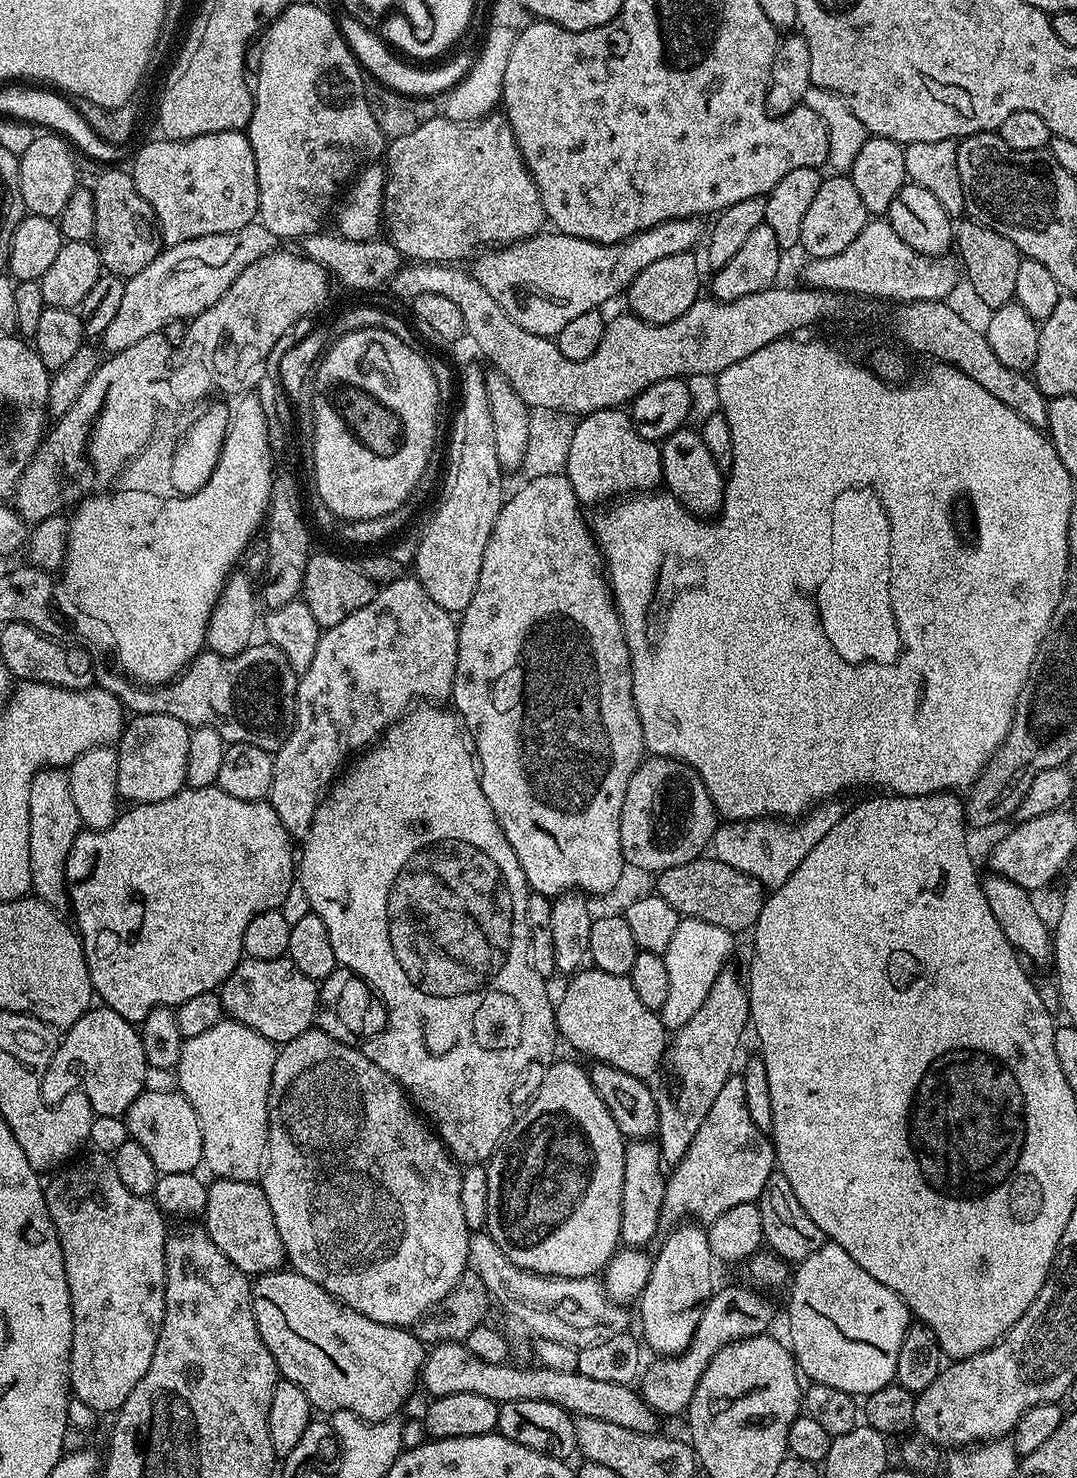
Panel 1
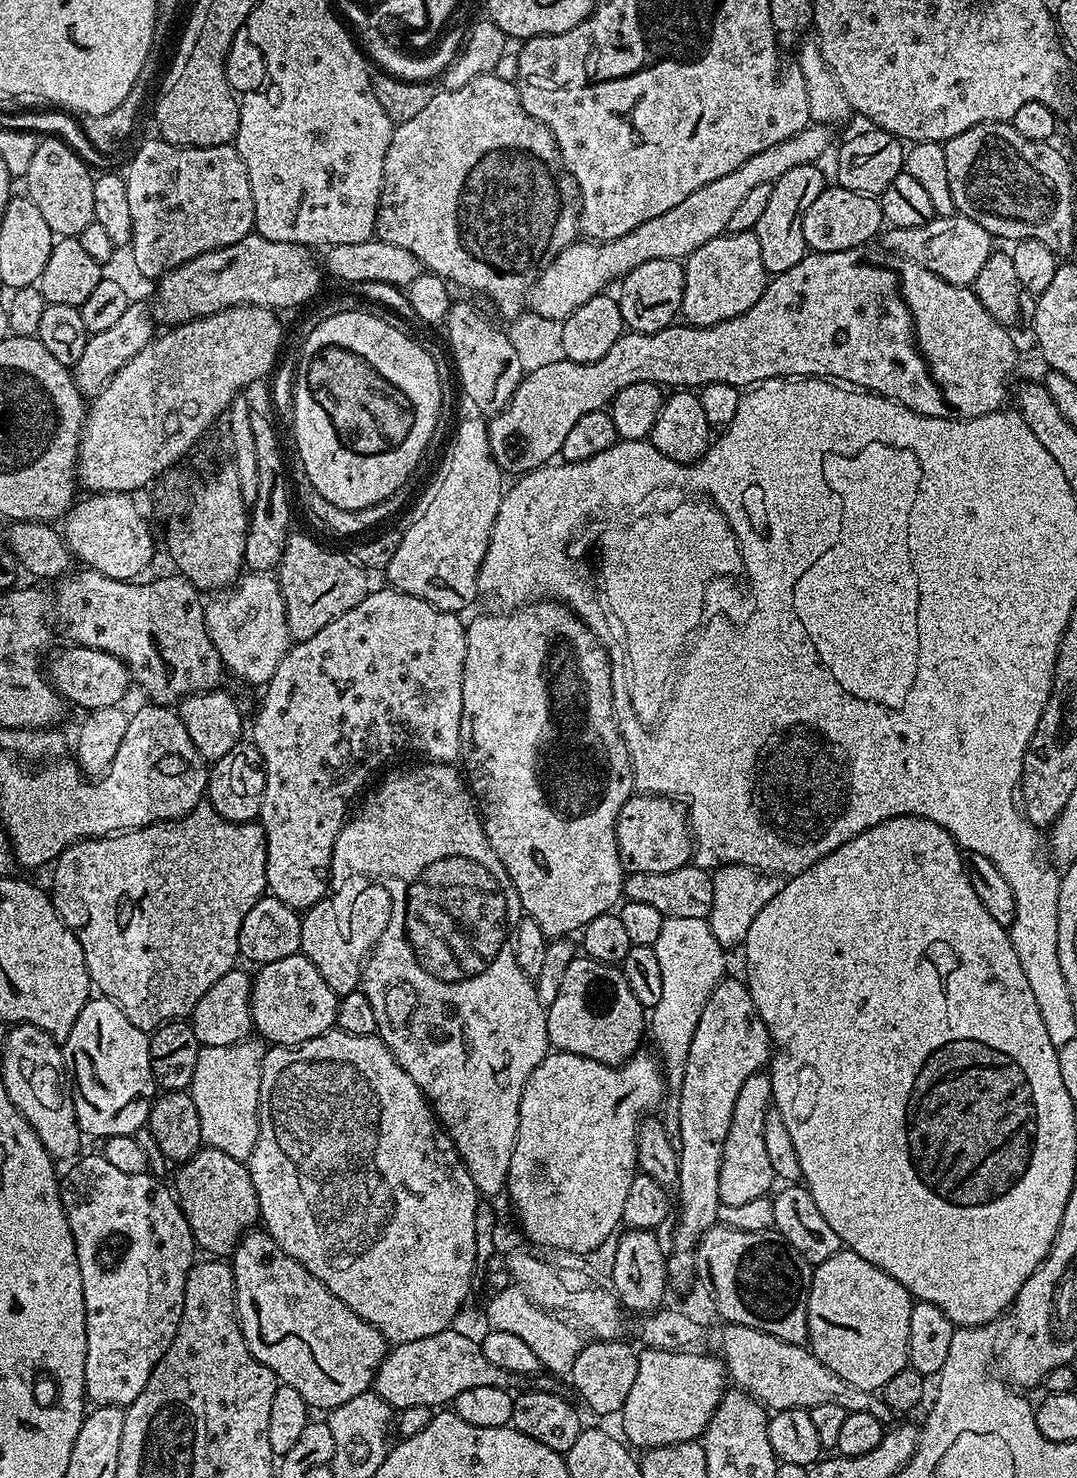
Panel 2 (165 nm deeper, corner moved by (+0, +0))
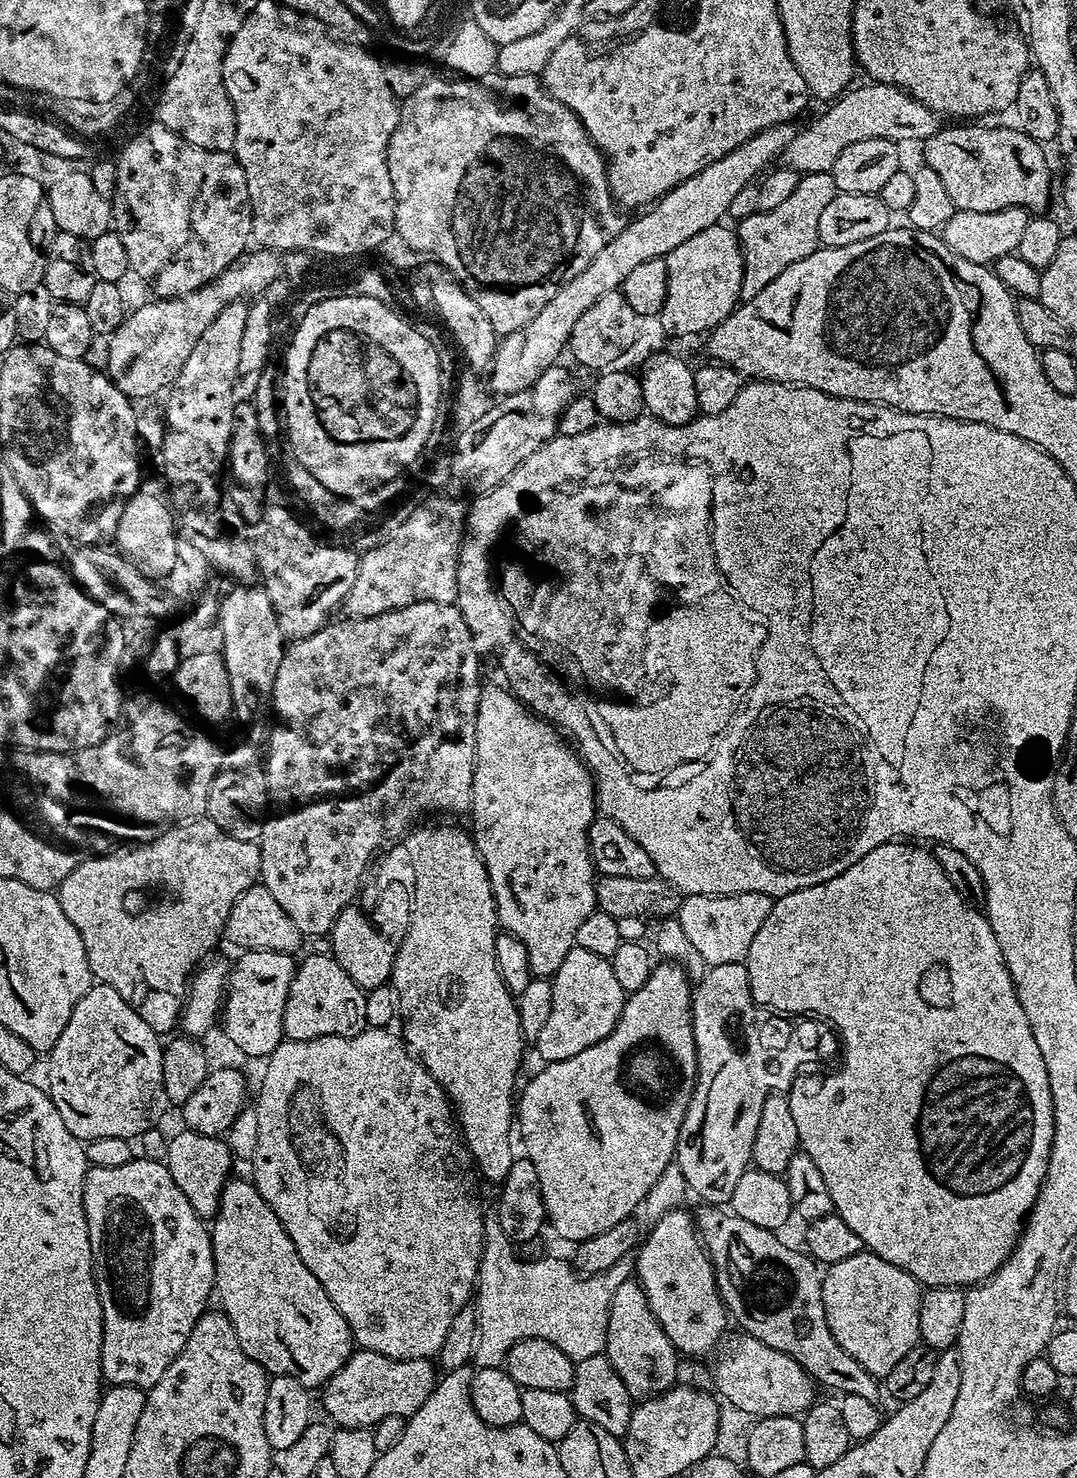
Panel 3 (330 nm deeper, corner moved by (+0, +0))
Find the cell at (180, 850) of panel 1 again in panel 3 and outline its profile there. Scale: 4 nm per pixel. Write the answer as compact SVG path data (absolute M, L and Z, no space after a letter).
M201 818L161 831L160 835L154 836L150 840L128 842L123 846L113 847L103 854L89 855L80 861L77 868L70 870L70 874L66 874L66 878L60 883L58 895L62 910L66 913L66 918L70 918L70 922L74 922L74 930L78 930L78 934L82 938L82 946L86 946L86 958L90 962L93 977L99 983L118 990L118 994L122 994L124 1001L134 1009L138 1018L142 1018L142 1022L146 1022L146 1026L150 1026L150 1030L154 1030L157 1034L165 1034L164 1032L170 1031L172 1027L174 1029L177 1027L182 1011L182 1001L188 995L190 981L197 971L198 965L209 959L208 951L219 940L222 940L226 918L230 918L230 910L234 906L234 902L238 902L238 898L242 898L242 894L246 894L246 890L250 890L250 886L257 883L259 878L259 843L234 838L223 832L214 821Z

